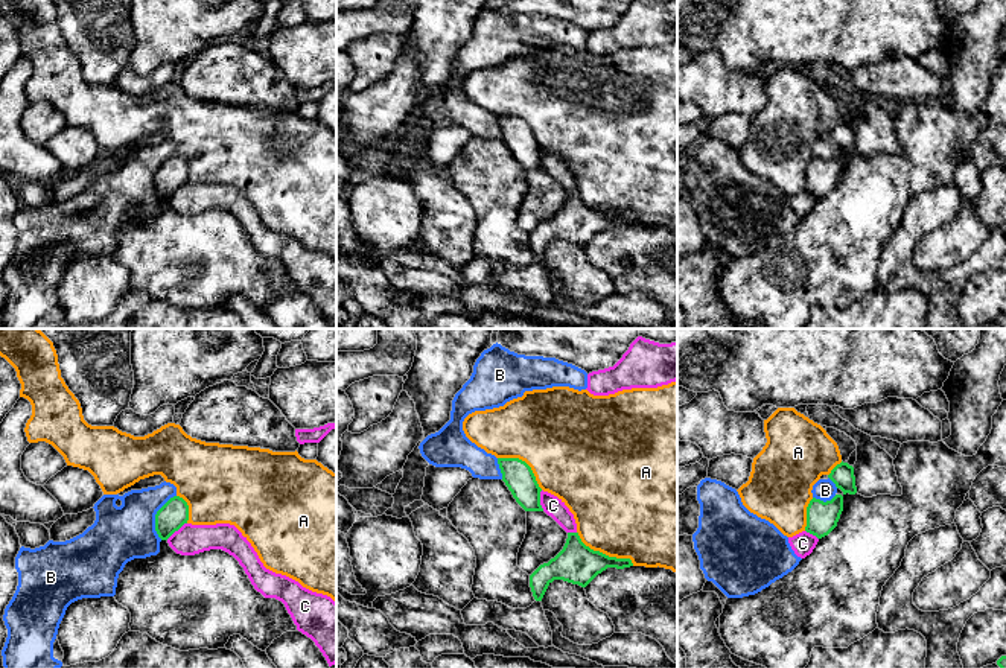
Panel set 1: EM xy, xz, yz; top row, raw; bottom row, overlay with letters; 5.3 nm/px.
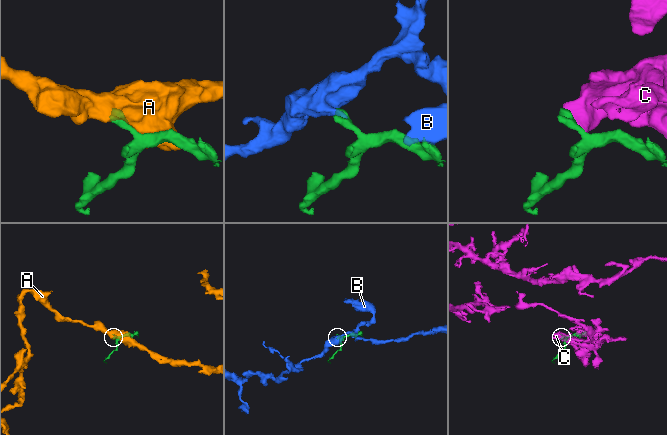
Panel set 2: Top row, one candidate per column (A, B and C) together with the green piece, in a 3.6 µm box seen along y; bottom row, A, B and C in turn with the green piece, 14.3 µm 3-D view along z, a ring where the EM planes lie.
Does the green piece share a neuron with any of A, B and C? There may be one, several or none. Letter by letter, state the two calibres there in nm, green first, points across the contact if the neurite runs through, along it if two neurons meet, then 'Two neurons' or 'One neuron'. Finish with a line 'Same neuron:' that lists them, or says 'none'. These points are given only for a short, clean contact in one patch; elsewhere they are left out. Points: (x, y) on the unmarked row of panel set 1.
A: Thickness 220 nm (green) against 500 nm. Two neurons
B: Thickness 150 nm (green) against 300 nm. Boundary: xy (175, 154), (155, 174), (155, 192), (160, 198). Two neurons
C: Thickness 160 nm (green) against 100 nm. Two neurons
Same neuron: none

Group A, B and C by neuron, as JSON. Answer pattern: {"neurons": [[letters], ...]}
{"neurons": [["A"], ["B"], ["C"]]}

